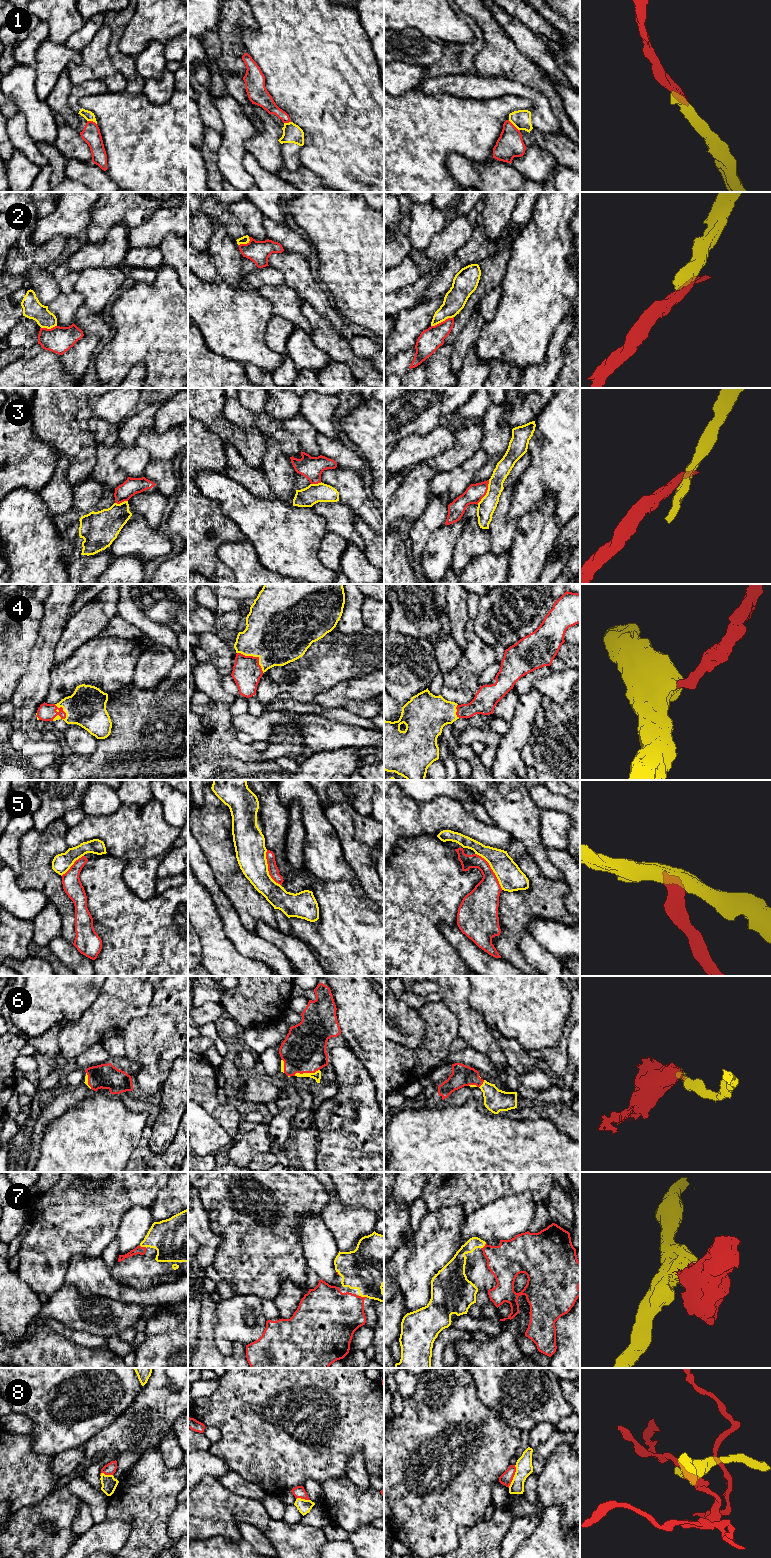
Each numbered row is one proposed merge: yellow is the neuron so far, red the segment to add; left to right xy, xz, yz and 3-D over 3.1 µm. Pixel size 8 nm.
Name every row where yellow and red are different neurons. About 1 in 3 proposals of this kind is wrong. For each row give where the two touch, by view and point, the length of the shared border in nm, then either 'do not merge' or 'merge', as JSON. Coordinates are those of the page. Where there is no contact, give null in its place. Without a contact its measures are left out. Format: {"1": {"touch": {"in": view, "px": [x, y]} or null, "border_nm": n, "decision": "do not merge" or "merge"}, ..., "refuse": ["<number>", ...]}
{"1": {"touch": {"in": "yz", "px": [514, 125]}, "border_nm": 130, "decision": "do not merge"}, "2": {"touch": {"in": "yz", "px": [442, 321]}, "border_nm": 200, "decision": "do not merge"}, "3": {"touch": {"in": "yz", "px": [487, 492]}, "border_nm": 220, "decision": "do not merge"}, "4": {"touch": {"in": "xy", "px": [65, 718]}, "border_nm": 150, "decision": "merge"}, "5": {"touch": {"in": "yz", "px": [492, 869]}, "border_nm": 360, "decision": "do not merge"}, "6": {"touch": {"in": "xz", "px": [306, 1073]}, "border_nm": 220, "decision": "merge"}, "7": {"touch": {"in": "xz", "px": [363, 1296]}, "border_nm": 70, "decision": "merge"}, "8": {"touch": {"in": "yz", "px": [514, 1476]}, "border_nm": 190, "decision": "do not merge"}, "refuse": ["1", "2", "3", "5", "8"]}

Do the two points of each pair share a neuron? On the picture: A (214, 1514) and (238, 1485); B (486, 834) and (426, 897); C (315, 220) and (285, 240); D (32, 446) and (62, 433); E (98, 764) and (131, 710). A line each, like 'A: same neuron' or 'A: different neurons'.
A: different neurons
B: different neurons
C: different neurons
D: different neurons
E: same neuron

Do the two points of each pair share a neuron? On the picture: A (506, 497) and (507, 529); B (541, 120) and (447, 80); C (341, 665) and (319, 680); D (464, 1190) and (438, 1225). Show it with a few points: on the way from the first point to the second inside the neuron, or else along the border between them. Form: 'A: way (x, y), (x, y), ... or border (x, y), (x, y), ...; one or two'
A: way (503, 505), (502, 521); one
B: way (529, 93), (509, 87), (474, 87); one
C: way (336, 665), (324, 675); one
D: border (429, 1212), (444, 1207), (460, 1206), (467, 1214); two

